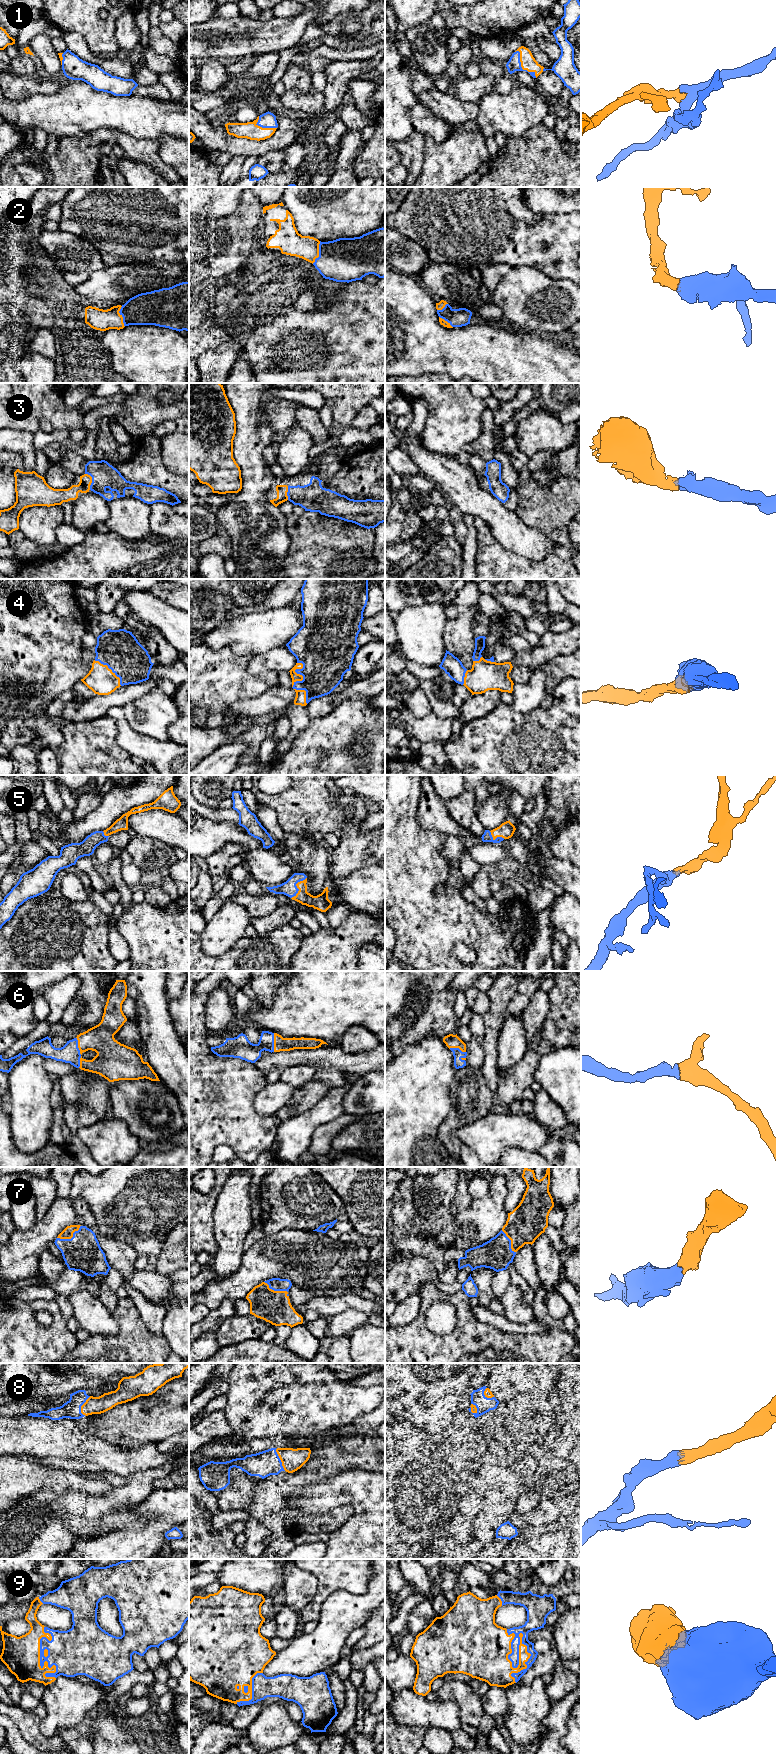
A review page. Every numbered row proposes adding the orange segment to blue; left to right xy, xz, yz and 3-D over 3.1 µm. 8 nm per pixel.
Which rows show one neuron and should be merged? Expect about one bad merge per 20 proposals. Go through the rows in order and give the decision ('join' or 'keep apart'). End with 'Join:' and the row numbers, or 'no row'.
1: join
2: join
3: join
4: join
5: join
6: join
7: join
8: join
9: join
Join: 1, 2, 3, 4, 5, 6, 7, 8, 9

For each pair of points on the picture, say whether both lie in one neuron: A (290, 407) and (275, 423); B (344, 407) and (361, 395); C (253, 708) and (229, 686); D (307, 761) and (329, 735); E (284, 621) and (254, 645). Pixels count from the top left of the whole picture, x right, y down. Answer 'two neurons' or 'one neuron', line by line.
A: one neuron
B: one neuron
C: two neurons
D: one neuron
E: one neuron

